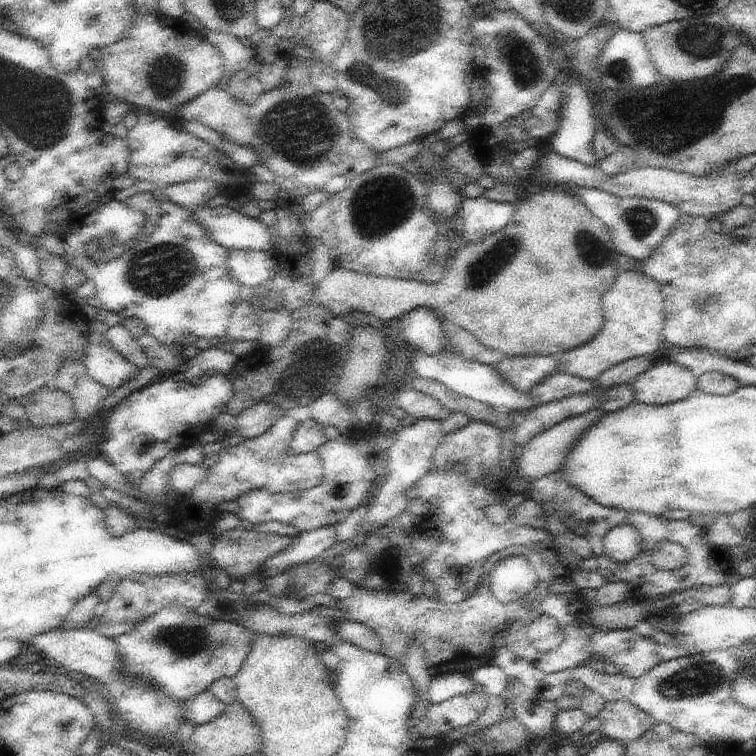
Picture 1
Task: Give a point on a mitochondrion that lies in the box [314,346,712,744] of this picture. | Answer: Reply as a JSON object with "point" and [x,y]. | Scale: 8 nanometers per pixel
{"point":[388,562]}

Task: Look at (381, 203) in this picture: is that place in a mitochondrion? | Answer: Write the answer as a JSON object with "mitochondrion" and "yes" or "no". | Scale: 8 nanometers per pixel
{"mitochondrion":"yes"}

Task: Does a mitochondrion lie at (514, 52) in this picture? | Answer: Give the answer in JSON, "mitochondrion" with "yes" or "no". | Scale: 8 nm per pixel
{"mitochondrion":"yes"}

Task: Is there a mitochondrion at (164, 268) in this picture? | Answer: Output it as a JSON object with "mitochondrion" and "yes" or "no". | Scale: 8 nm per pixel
{"mitochondrion":"yes"}

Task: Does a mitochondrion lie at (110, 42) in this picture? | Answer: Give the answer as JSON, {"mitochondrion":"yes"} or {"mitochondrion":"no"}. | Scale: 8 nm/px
{"mitochondrion":"no"}

